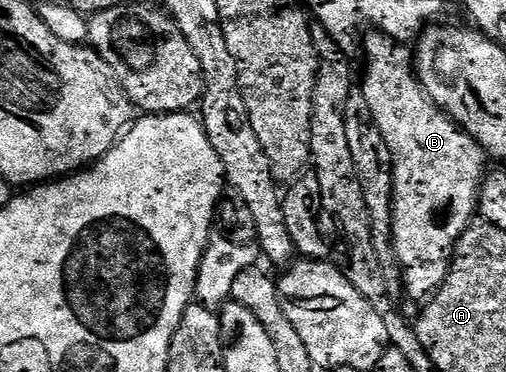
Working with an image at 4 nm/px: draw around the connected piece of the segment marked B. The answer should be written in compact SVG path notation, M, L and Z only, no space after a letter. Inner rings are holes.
M370 30L364 36L365 58L366 77L360 80L360 87L394 160L394 246L402 265L405 295L422 302L433 296L446 281L454 248L479 211L482 182L488 175L488 157L485 150L441 108L437 108L429 94L422 89L412 67L409 47L403 46L386 32Z

